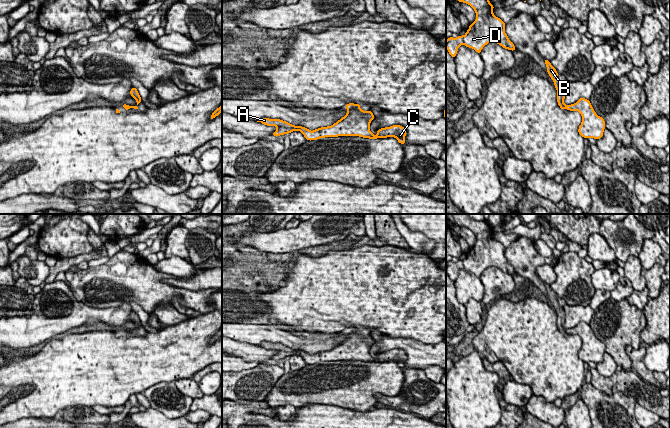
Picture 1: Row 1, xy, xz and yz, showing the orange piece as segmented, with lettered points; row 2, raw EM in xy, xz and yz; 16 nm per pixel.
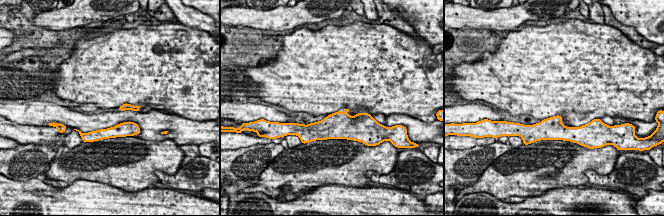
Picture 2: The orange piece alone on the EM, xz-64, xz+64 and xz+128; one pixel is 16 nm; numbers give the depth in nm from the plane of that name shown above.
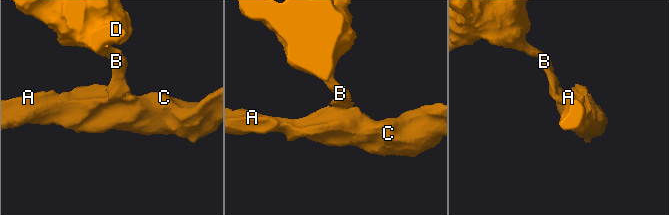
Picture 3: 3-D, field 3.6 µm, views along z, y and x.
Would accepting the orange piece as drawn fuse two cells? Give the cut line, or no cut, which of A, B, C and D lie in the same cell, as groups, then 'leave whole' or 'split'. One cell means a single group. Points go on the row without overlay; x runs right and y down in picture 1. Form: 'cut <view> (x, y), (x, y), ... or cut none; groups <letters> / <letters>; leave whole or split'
cut none; groups A B C D; leave whole

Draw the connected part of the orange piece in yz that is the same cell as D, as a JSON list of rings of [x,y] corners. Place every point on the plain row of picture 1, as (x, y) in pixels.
[[[453,214],[453,218],[458,226],[470,229],[476,237],[475,245],[470,248],[465,259],[458,259],[457,262],[449,261],[446,264],[446,272],[453,282],[461,269],[472,272],[479,278],[483,271],[491,266],[499,268],[504,273],[516,274],[505,257],[506,248],[494,239],[494,229],[490,227],[489,222],[473,220],[468,214]]]

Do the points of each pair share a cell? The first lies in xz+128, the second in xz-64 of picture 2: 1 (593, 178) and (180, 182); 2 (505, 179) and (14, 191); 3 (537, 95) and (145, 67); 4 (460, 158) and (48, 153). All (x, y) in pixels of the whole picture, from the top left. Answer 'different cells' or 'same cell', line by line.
1: same cell
2: different cells
3: same cell
4: same cell

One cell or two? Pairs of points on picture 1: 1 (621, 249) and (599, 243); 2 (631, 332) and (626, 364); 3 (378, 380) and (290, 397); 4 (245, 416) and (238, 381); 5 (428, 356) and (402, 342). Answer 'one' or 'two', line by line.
1: two
2: one
3: one
4: two
5: one

